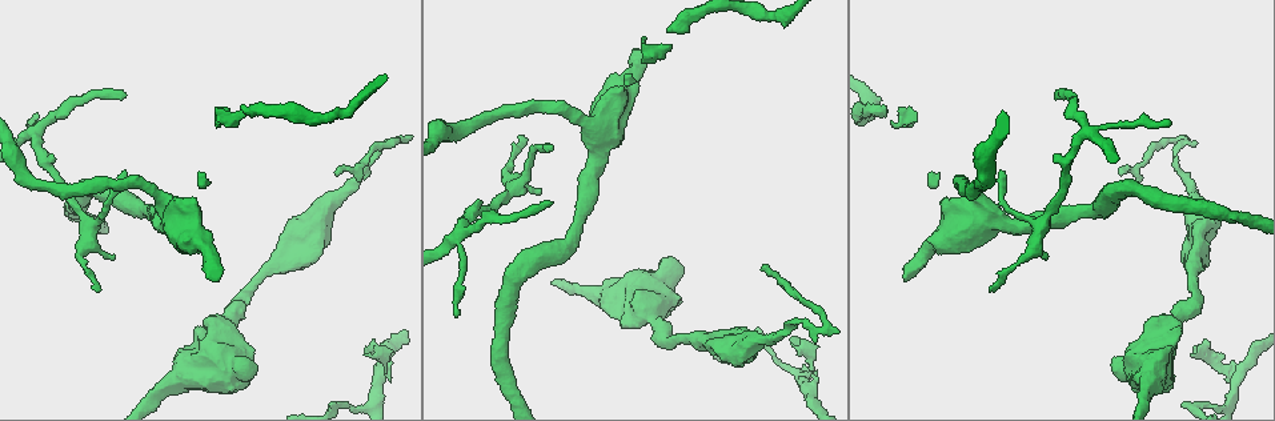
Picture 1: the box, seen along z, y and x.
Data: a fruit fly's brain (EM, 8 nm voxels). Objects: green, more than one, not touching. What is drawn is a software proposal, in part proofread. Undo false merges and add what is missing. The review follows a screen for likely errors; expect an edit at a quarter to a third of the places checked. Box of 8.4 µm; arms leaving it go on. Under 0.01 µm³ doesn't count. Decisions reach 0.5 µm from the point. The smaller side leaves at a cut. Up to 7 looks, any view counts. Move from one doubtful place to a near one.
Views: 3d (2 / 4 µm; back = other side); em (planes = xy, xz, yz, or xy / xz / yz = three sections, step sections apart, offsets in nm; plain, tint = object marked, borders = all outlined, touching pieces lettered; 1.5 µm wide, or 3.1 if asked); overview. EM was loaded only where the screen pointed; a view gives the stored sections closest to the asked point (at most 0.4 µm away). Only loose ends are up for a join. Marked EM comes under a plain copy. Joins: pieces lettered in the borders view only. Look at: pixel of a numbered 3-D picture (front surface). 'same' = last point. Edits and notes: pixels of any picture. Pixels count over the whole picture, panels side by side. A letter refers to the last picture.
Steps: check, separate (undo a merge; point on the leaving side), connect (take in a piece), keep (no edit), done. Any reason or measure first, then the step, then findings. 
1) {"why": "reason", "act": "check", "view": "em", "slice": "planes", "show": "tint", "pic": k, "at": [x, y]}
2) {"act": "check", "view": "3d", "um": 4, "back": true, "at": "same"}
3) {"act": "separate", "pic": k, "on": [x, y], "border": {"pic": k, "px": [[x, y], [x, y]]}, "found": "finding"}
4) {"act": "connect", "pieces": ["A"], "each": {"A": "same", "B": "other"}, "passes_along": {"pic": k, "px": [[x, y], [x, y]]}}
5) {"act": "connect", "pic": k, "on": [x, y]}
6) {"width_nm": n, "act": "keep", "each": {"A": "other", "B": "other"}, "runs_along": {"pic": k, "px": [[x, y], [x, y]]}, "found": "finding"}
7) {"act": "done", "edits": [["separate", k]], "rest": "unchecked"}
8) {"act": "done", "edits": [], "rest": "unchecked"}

{"why": "thin end", "act": "check", "view": "em", "slice": "planes", "show": "borders", "pic": 1, "at": [549, 152]}

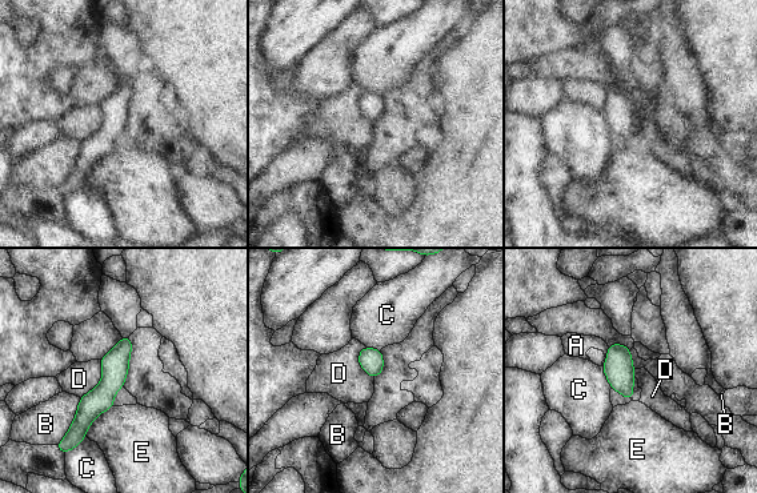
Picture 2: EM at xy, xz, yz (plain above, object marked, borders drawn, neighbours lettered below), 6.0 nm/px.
{"width_nm": 140, "longest_contact_nm": ["B", 300], "act": "keep", "each": {"A": "other", "B": "other", "C": "other", "D": "other", "E": "other"}, "found": "no lettered piece goes on from it"}

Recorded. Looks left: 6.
{"why": "branch stops here", "act": "check", "view": "em", "slice": "planes", "show": "borders", "pic": 1, "at": [668, 32]}

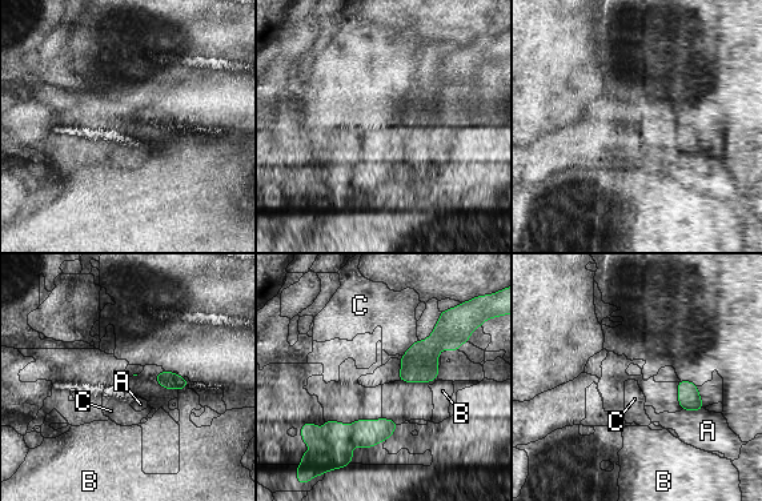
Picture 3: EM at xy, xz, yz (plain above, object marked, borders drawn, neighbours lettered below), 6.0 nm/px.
{"act": "keep", "each": {"A": "other", "B": "other", "C": "other"}, "border": {"pic": 3, "px": [[418, 340], [401, 356]]}, "found": "no lettered piece goes on from it"}

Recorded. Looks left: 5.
{"why": "free end", "act": "check", "view": "em", "slice": "planes", "show": "borders", "pic": 1, "at": [907, 280]}

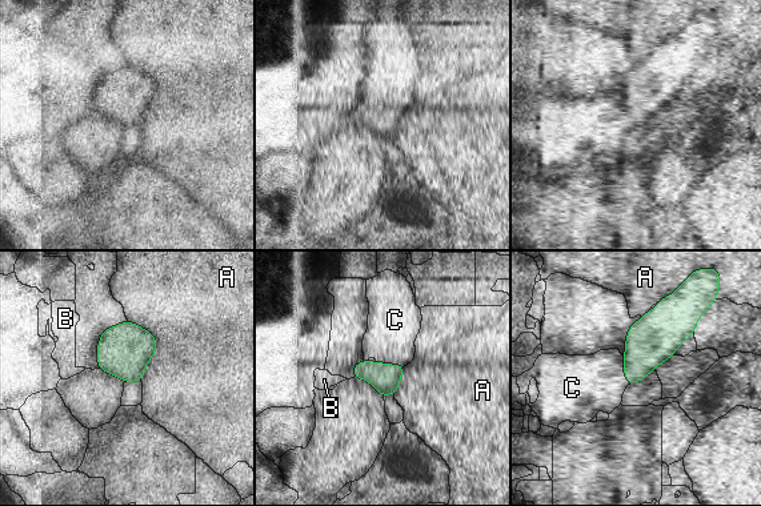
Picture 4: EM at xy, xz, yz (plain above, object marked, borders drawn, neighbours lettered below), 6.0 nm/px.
{"act": "connect", "pieces": ["C"], "each": {"A": "other", "B": "other", "C": "same"}, "passes_along": {"pic": 4, "px": [[641, 354], [624, 370], [585, 385]]}, "found": "it goes on there"}

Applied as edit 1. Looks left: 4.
{"act": "done", "edits": [["connect", 4]], "rest": "unchecked"}

